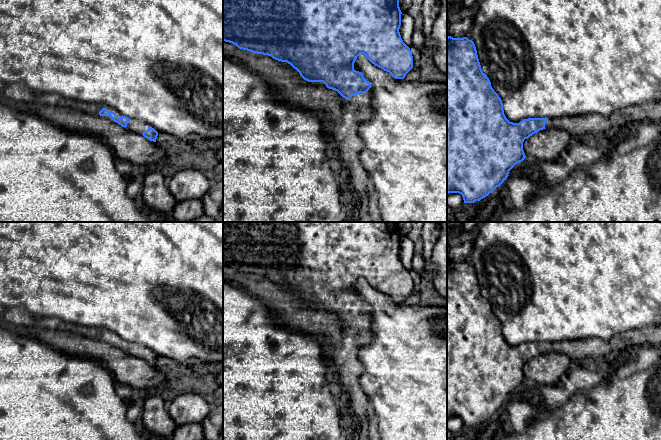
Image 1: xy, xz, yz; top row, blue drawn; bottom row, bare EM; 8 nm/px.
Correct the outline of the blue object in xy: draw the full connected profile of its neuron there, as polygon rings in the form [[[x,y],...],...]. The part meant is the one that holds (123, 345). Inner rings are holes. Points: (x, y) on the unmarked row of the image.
[[[101,330],[99,339],[105,340],[113,344],[122,351],[128,352],[132,355],[142,358],[145,362],[149,363],[150,365],[156,366],[158,356],[142,345],[129,343],[128,341],[120,339],[118,336],[107,330]]]

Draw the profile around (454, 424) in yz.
[[[459,417],[447,418],[447,430],[452,433],[459,432],[464,427],[463,421]]]

